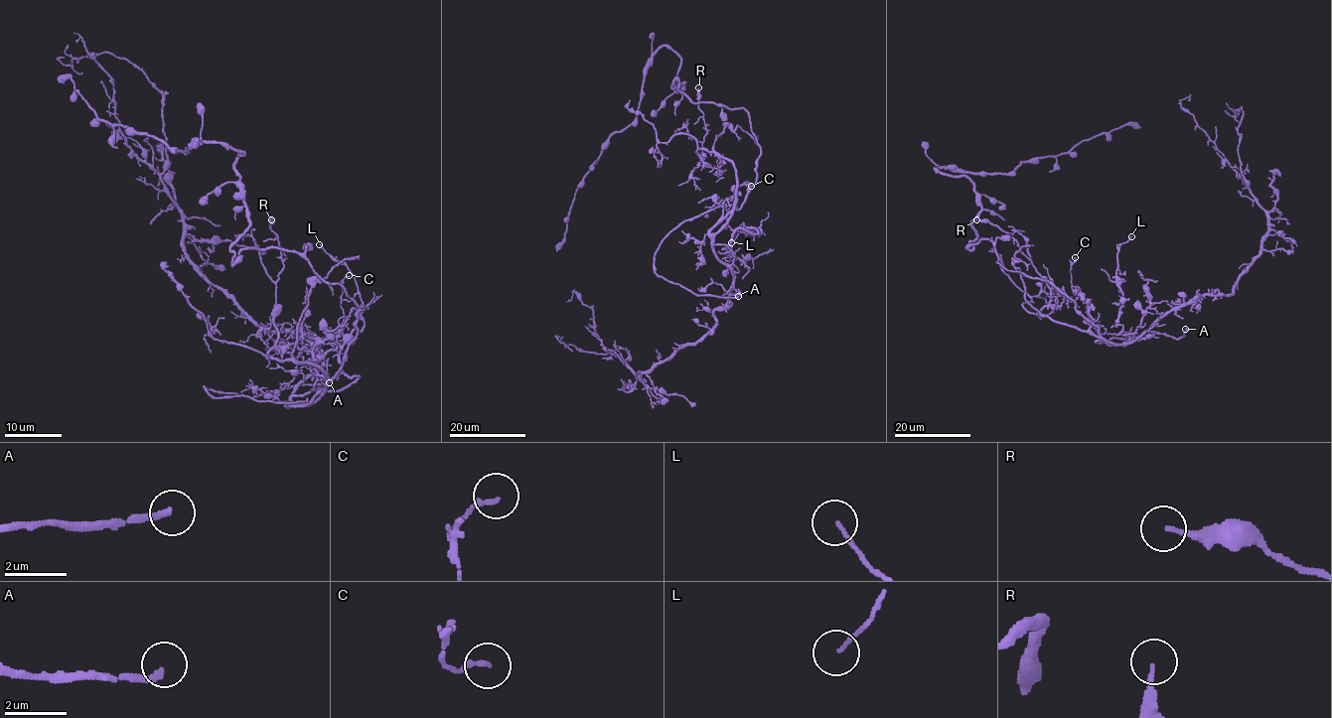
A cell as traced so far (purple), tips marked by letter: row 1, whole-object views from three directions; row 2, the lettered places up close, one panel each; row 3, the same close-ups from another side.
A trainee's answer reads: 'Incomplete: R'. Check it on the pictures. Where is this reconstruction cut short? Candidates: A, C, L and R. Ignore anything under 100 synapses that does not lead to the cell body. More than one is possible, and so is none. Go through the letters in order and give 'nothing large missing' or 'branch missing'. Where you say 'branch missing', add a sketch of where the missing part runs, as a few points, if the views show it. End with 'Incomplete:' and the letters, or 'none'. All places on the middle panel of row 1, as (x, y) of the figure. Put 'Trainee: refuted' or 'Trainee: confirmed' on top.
Trainee: refuted
A: branch missing
C: nothing large missing
L: nothing large missing
R: nothing large missing
Incomplete: A

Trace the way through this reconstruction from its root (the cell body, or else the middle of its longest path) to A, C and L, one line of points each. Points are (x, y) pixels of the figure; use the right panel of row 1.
A: (1057, 290), (1098, 328), (1106, 342), (1096, 342), (1112, 338), (1133, 340), (1148, 332), (1179, 339), (1185, 329)
C: (1057, 290), (1098, 328), (1098, 337), (1090, 330), (1094, 322), (1089, 305), (1071, 287), (1070, 268), (1075, 257)
L: (1057, 290), (1103, 339), (1131, 342), (1133, 334), (1116, 335), (1115, 275), (1116, 247), (1131, 236)

